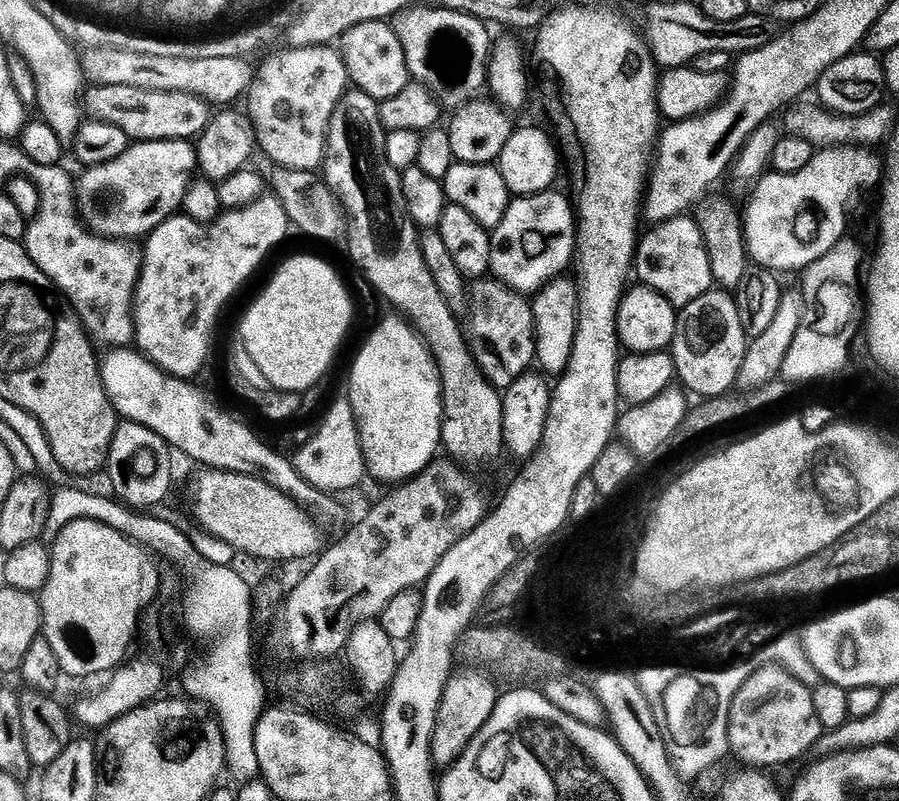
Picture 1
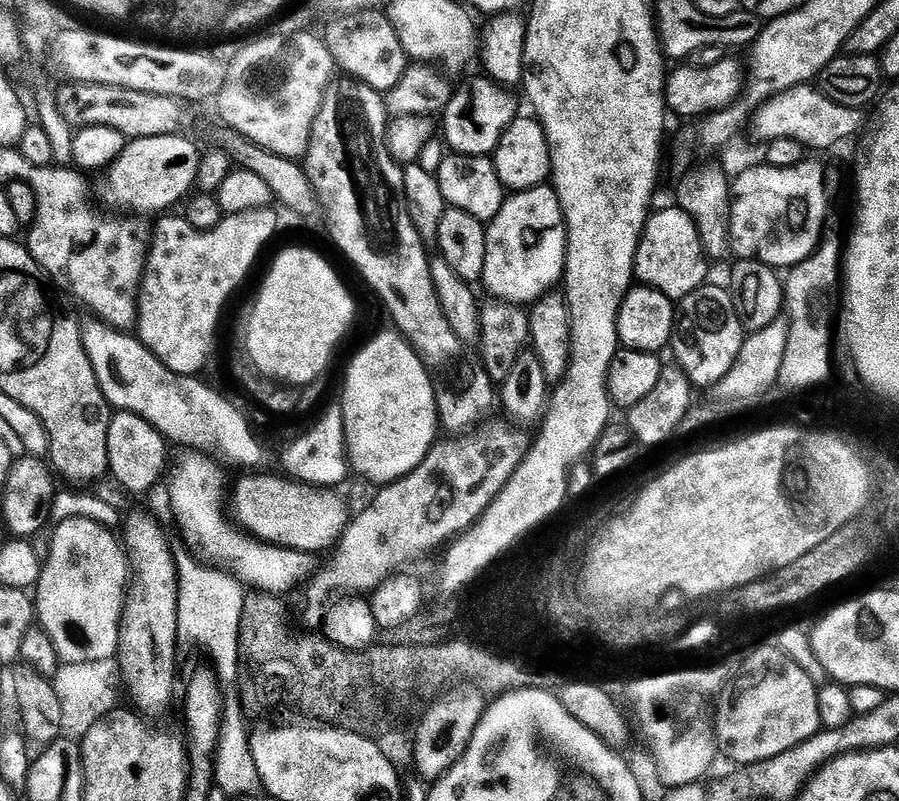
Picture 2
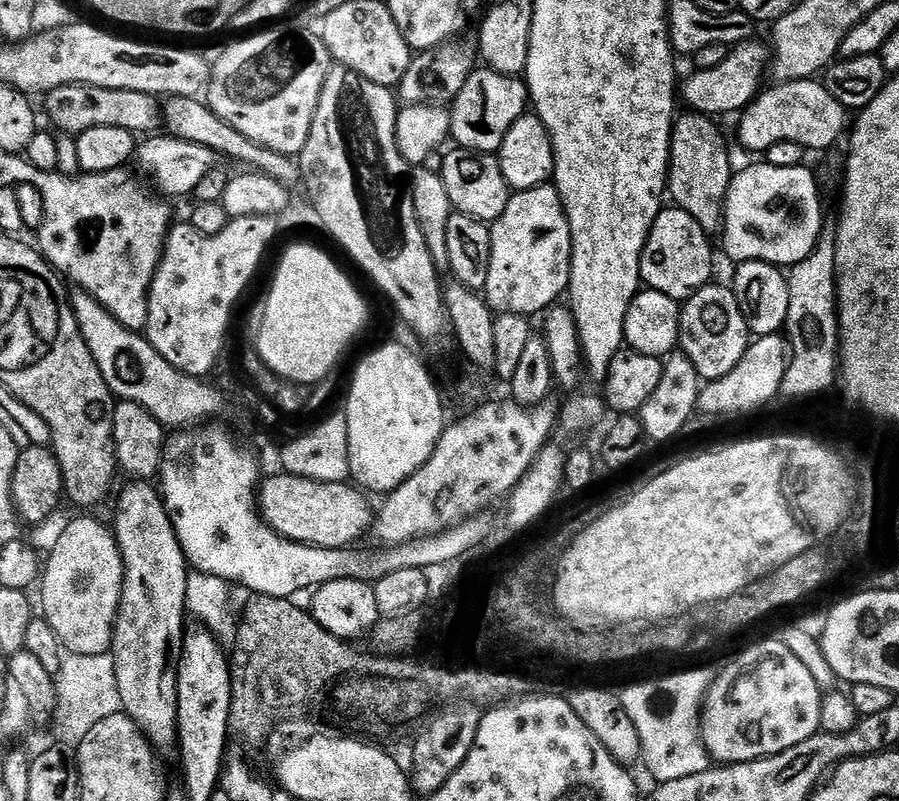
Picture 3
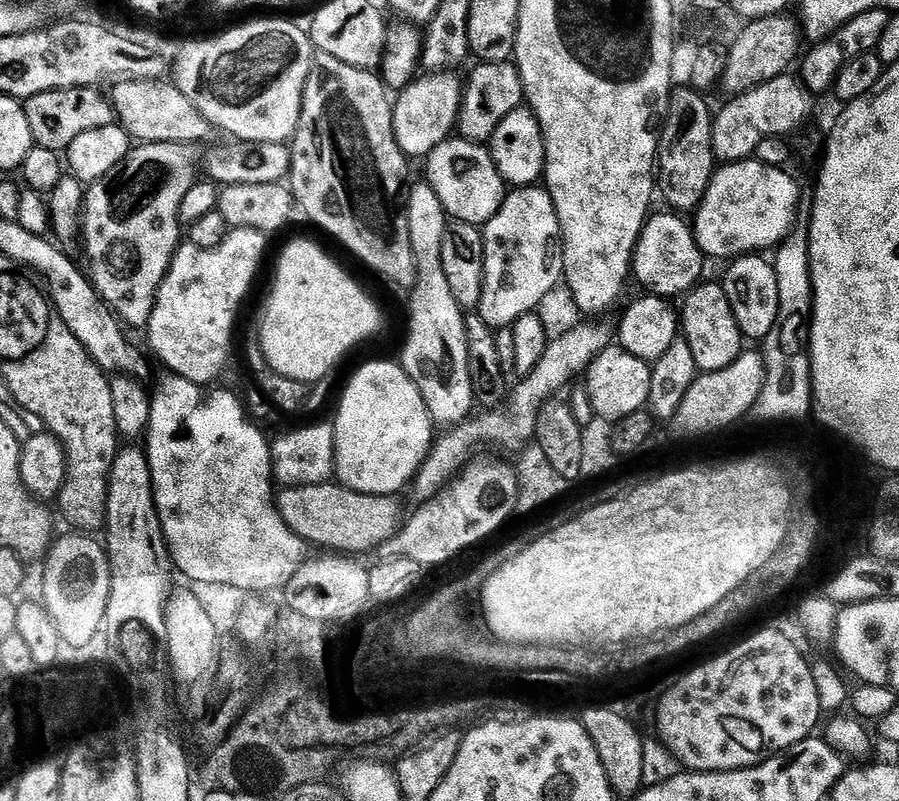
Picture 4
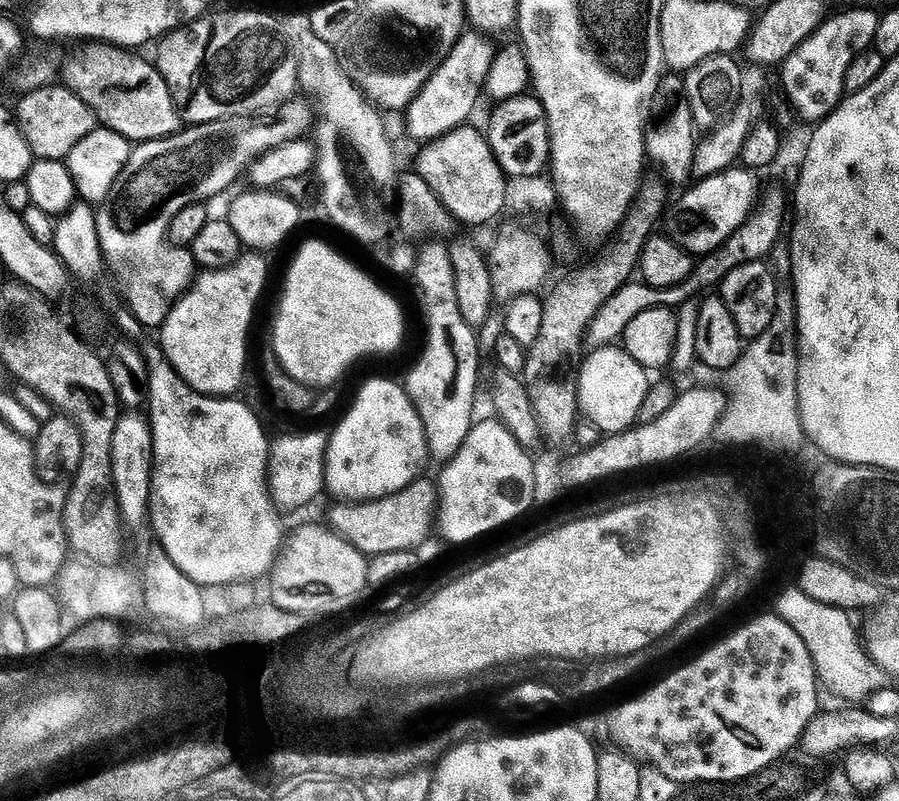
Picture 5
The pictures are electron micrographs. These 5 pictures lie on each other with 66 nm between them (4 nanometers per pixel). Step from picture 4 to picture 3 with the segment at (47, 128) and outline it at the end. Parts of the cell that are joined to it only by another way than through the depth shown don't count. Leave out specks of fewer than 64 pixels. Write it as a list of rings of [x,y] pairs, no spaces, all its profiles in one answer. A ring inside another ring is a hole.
[[[71,84],[47,93],[48,116],[61,128],[61,133],[77,137],[81,132],[98,126],[118,126],[133,134],[151,133],[158,120],[158,104],[151,95],[131,92],[128,89],[92,88],[84,84]]]

